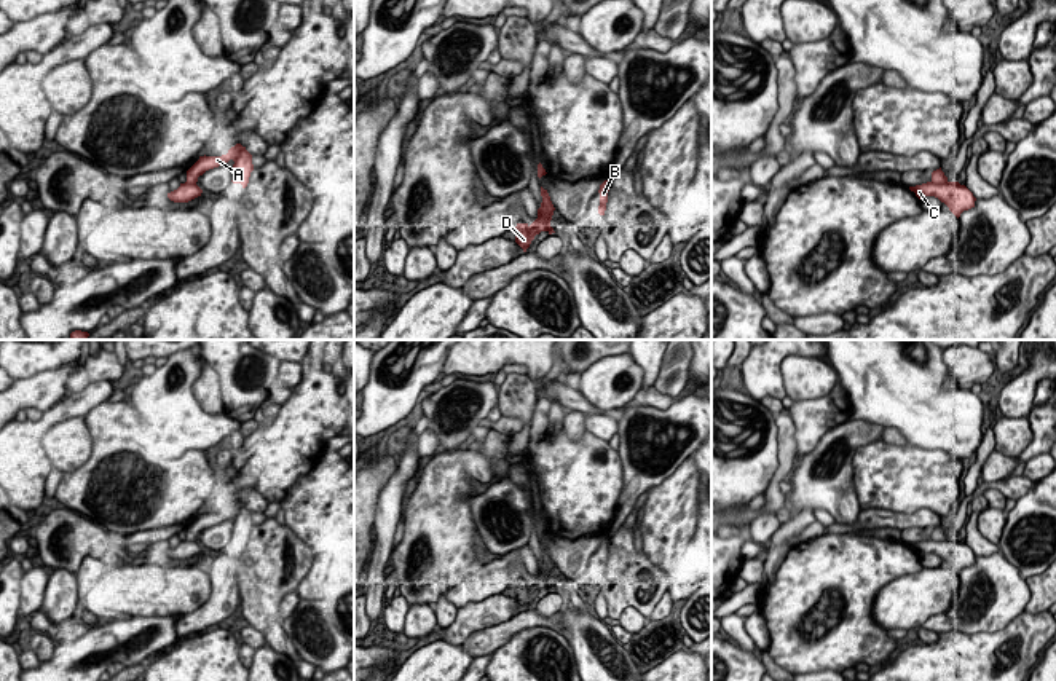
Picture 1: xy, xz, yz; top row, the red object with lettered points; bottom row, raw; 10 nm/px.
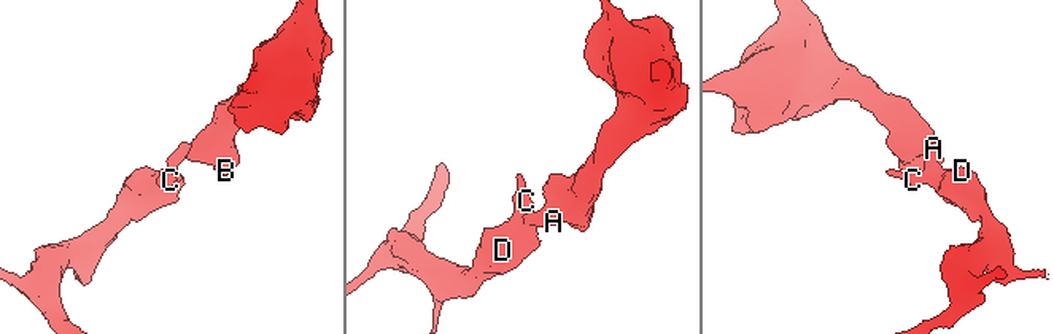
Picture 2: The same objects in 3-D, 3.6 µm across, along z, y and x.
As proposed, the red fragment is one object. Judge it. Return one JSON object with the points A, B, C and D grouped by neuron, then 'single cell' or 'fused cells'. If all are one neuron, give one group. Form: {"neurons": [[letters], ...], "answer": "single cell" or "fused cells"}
{"neurons": [["A", "B"], ["C", "D"]], "answer": "fused cells"}

